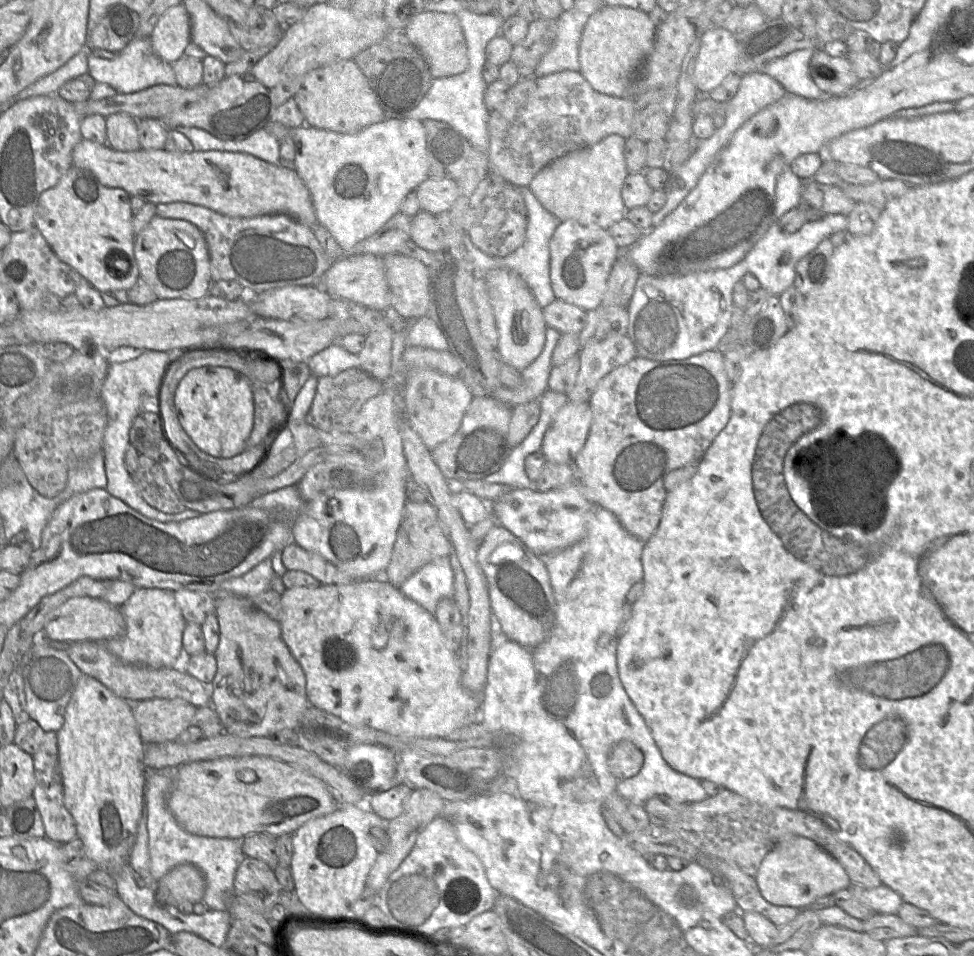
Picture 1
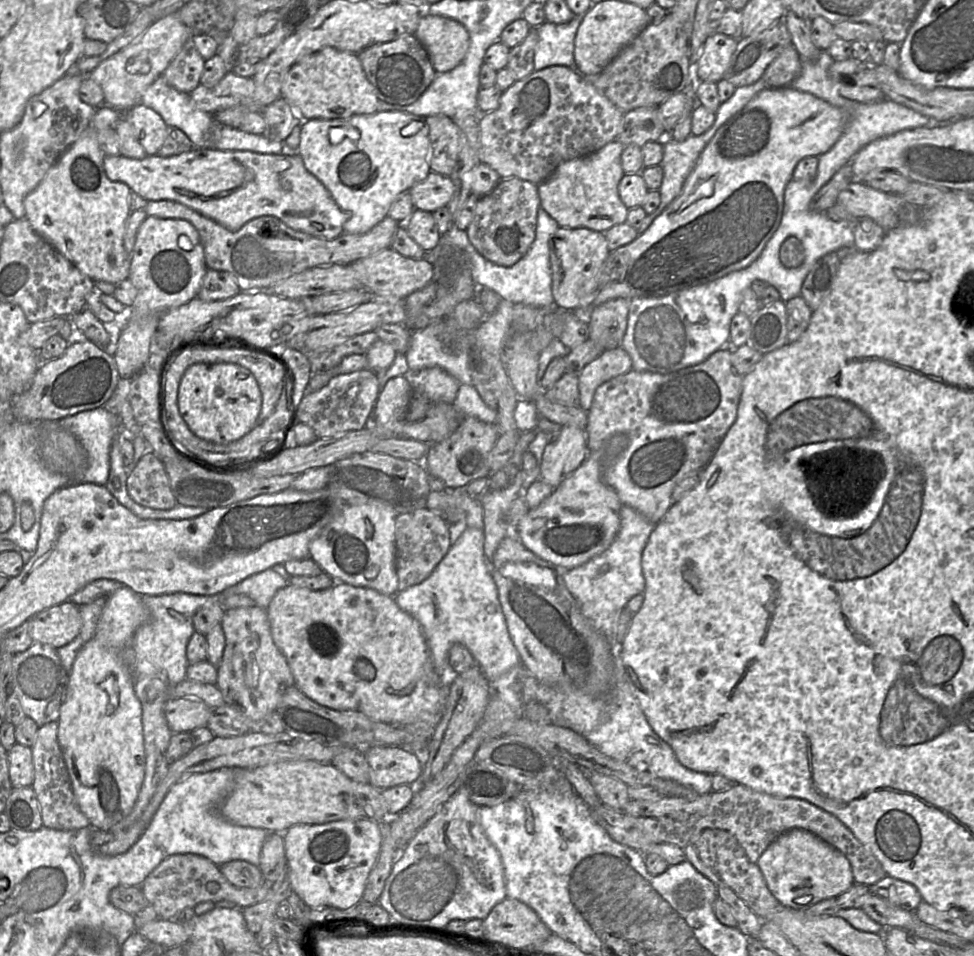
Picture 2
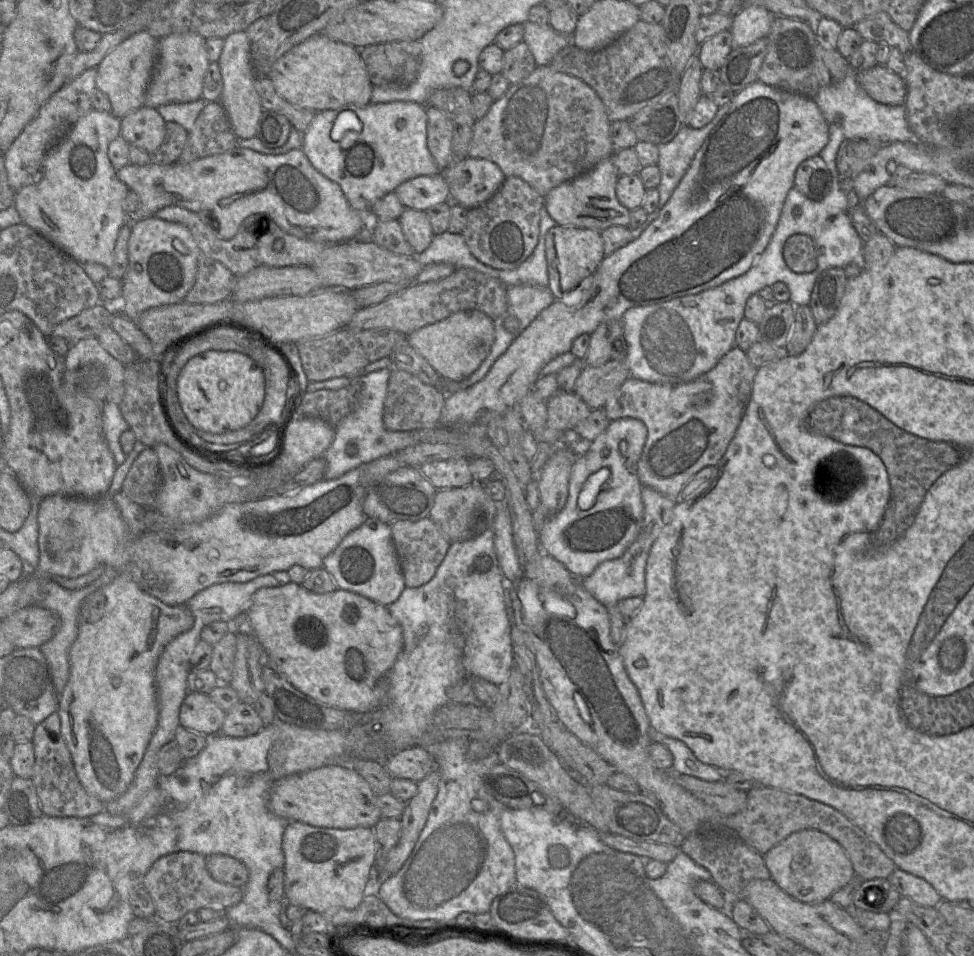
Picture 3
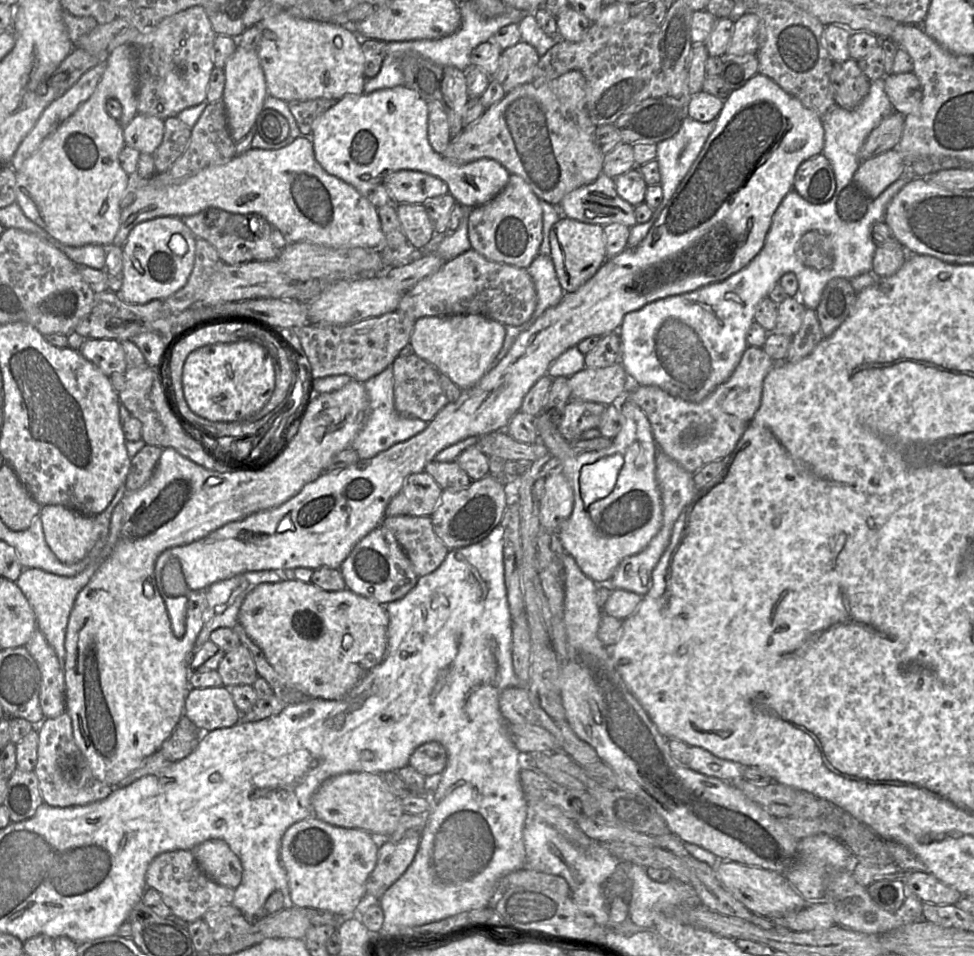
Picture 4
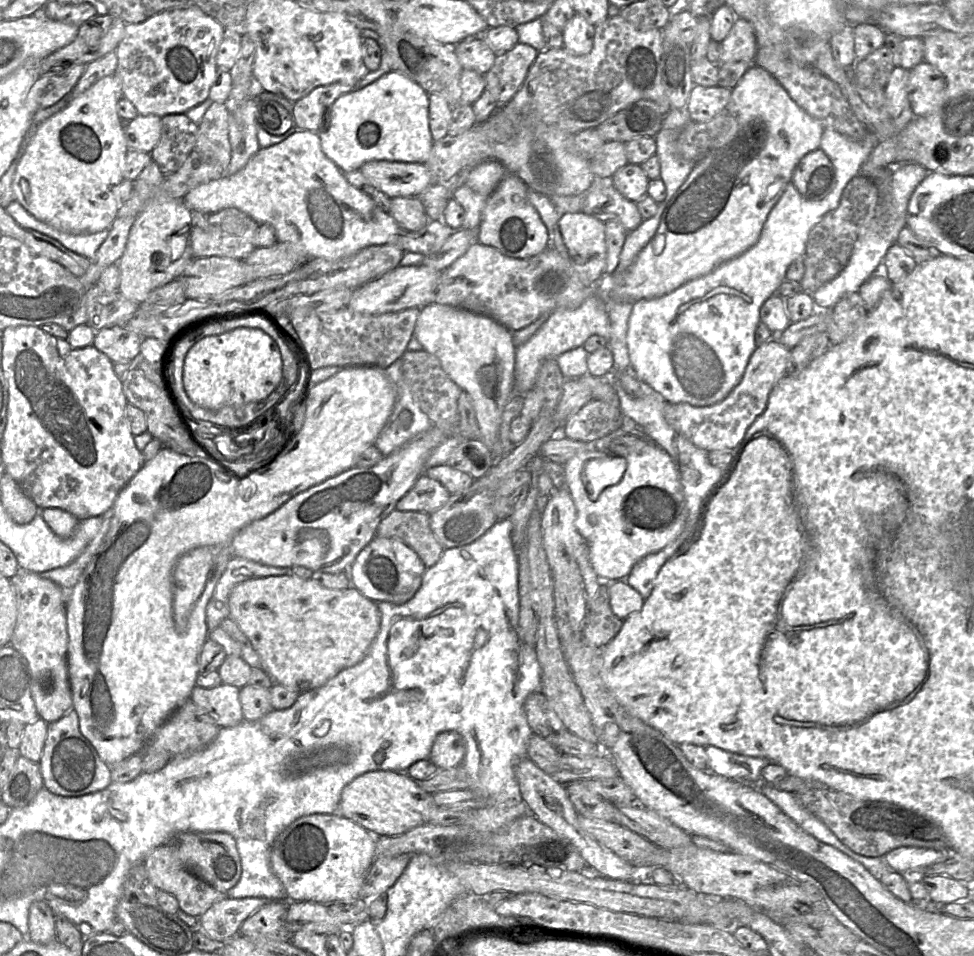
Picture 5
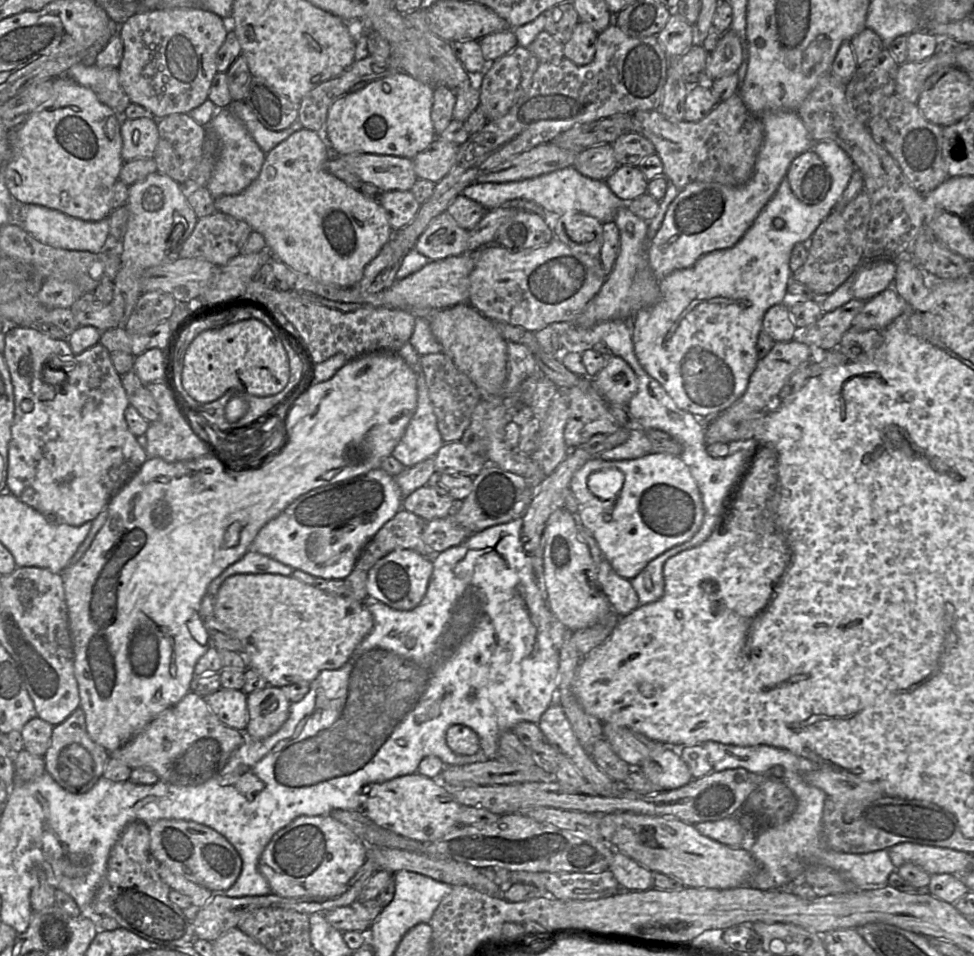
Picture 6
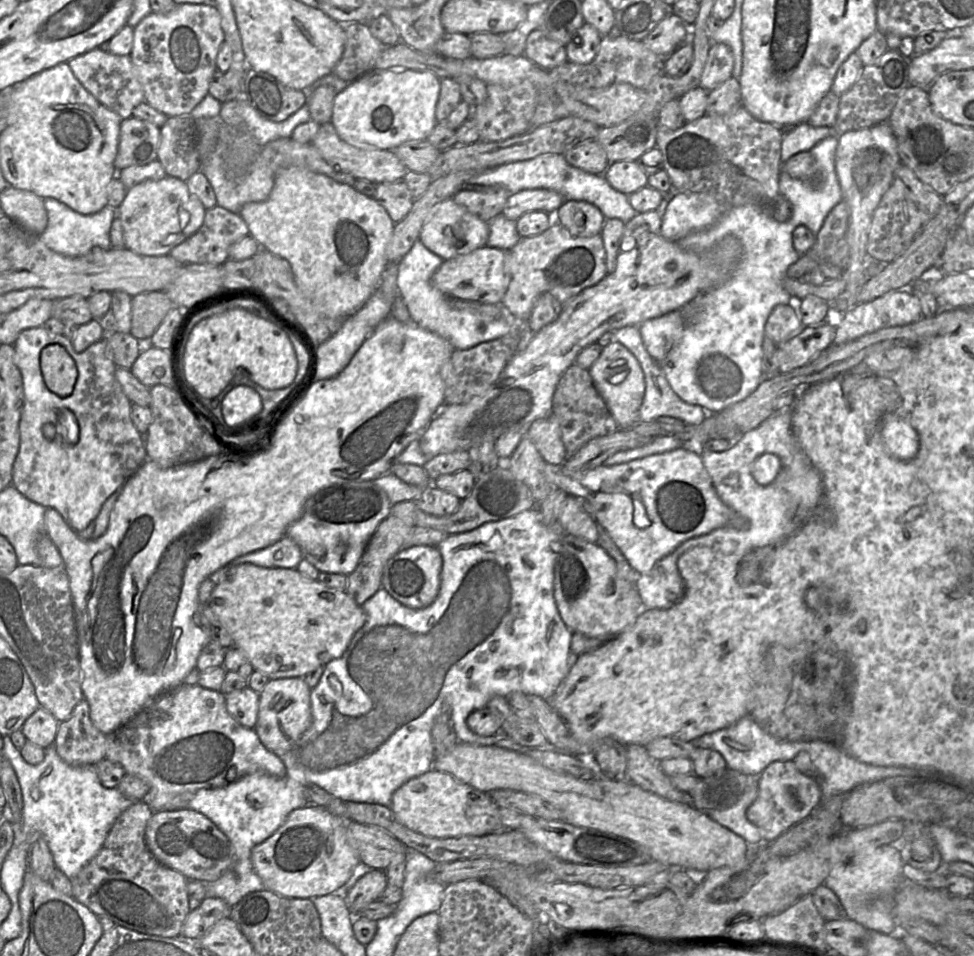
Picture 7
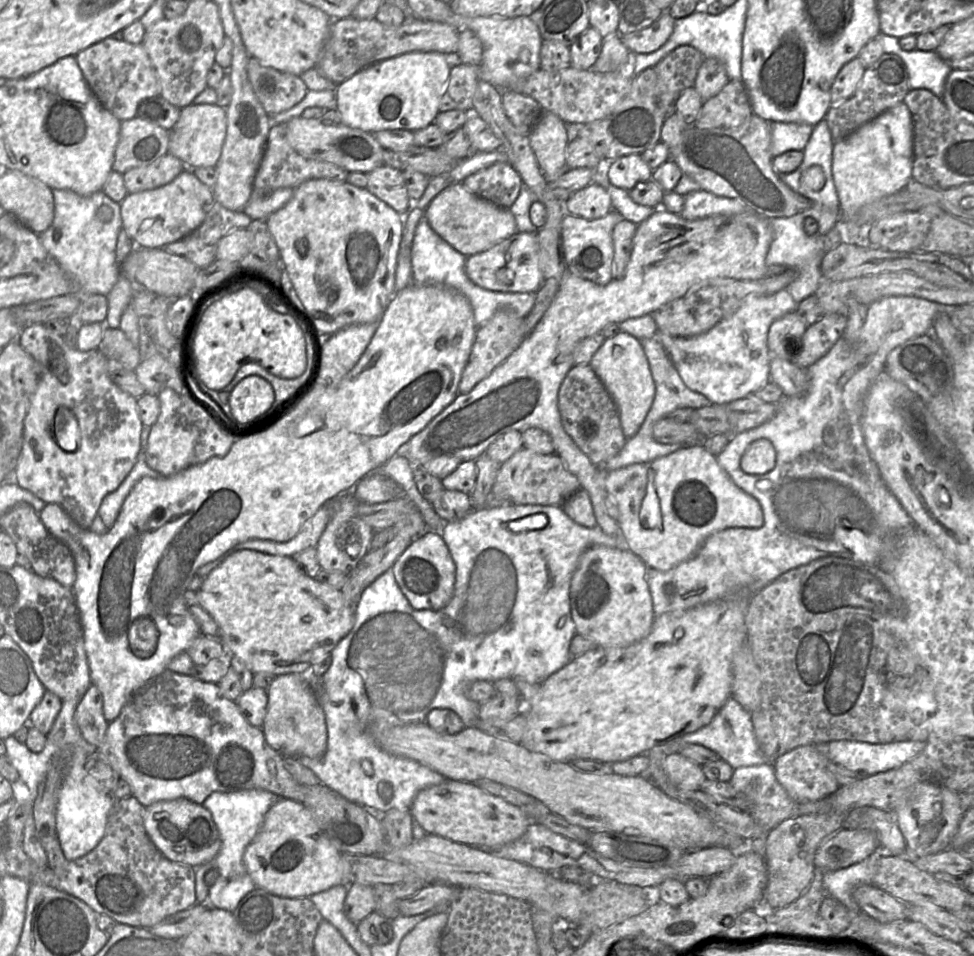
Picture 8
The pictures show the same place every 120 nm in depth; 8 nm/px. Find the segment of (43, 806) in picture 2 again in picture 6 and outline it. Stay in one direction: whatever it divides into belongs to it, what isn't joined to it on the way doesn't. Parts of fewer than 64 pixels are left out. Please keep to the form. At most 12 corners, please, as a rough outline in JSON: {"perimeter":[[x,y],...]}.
{"perimeter":[[78,707],[53,727],[45,771],[82,794],[110,753],[91,739]]}

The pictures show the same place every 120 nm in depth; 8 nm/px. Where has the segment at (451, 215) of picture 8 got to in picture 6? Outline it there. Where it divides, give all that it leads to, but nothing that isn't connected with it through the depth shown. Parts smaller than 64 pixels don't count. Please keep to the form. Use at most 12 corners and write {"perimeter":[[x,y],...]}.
{"perimeter":[[445,211],[414,248],[431,260],[467,250],[468,232]]}

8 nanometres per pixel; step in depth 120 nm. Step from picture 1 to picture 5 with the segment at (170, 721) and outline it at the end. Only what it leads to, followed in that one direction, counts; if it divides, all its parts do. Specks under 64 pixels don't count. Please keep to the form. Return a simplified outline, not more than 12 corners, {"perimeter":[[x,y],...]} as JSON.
{"perimeter":[[194,686],[200,717],[225,728],[244,720],[240,688]]}

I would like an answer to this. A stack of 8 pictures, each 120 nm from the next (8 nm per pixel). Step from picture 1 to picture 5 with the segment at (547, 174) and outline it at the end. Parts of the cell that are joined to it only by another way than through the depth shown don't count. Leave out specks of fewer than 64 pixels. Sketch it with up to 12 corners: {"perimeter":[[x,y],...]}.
{"perimeter":[[594,179],[582,212],[629,232],[644,220],[610,179]]}

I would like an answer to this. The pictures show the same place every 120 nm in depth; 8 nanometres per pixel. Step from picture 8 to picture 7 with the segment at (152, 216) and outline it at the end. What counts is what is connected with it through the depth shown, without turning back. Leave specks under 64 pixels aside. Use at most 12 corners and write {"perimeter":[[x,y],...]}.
{"perimeter":[[172,176],[128,189],[125,248],[169,255],[206,209]]}

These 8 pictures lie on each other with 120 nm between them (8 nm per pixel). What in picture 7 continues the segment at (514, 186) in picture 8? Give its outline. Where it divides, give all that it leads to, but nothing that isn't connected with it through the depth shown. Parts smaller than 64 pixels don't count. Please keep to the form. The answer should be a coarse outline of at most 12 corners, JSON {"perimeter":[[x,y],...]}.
{"perimeter":[[467,187],[453,200],[485,222],[511,194],[503,187]]}

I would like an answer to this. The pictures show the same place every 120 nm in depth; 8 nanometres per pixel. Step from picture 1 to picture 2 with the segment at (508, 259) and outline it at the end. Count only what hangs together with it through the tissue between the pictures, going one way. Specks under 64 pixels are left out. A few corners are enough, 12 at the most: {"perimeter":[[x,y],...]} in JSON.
{"perimeter":[[540,207],[532,245],[509,267],[484,258],[466,231],[441,235],[467,253],[476,286],[502,300],[554,307],[549,241],[558,223]]}

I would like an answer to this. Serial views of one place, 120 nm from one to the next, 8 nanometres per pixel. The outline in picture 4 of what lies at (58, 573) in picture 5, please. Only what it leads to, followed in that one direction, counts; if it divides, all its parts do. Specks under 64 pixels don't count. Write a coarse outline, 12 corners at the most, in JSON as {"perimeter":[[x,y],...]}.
{"perimeter":[[99,564],[70,577],[25,568],[15,581],[62,668],[78,593]]}

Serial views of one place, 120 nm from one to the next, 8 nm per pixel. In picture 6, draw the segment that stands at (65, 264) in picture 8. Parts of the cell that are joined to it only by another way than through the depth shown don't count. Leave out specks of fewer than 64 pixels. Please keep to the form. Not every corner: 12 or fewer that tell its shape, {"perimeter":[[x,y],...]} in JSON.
{"perimeter":[[23,203],[24,230],[55,248],[101,252],[109,217],[90,222]]}

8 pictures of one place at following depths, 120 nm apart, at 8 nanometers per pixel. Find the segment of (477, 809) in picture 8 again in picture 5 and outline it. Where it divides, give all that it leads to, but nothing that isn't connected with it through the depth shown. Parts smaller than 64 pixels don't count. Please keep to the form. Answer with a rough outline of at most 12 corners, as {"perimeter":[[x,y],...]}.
{"perimeter":[[369,771],[337,813],[375,837],[430,823],[439,807],[406,772]]}

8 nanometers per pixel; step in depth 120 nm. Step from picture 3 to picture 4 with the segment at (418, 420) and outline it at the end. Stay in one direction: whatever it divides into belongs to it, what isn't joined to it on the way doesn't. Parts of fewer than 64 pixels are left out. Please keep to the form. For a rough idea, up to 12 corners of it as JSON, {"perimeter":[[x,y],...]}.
{"perimeter":[[415,354],[392,363],[394,407],[430,422],[448,403],[435,367]]}

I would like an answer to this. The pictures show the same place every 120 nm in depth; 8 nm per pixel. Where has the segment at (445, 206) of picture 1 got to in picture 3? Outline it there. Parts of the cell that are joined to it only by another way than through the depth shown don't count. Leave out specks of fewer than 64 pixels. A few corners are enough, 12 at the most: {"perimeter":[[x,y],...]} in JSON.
{"perimeter":[[440,174],[418,176],[395,190],[405,208],[426,211],[449,201]]}

